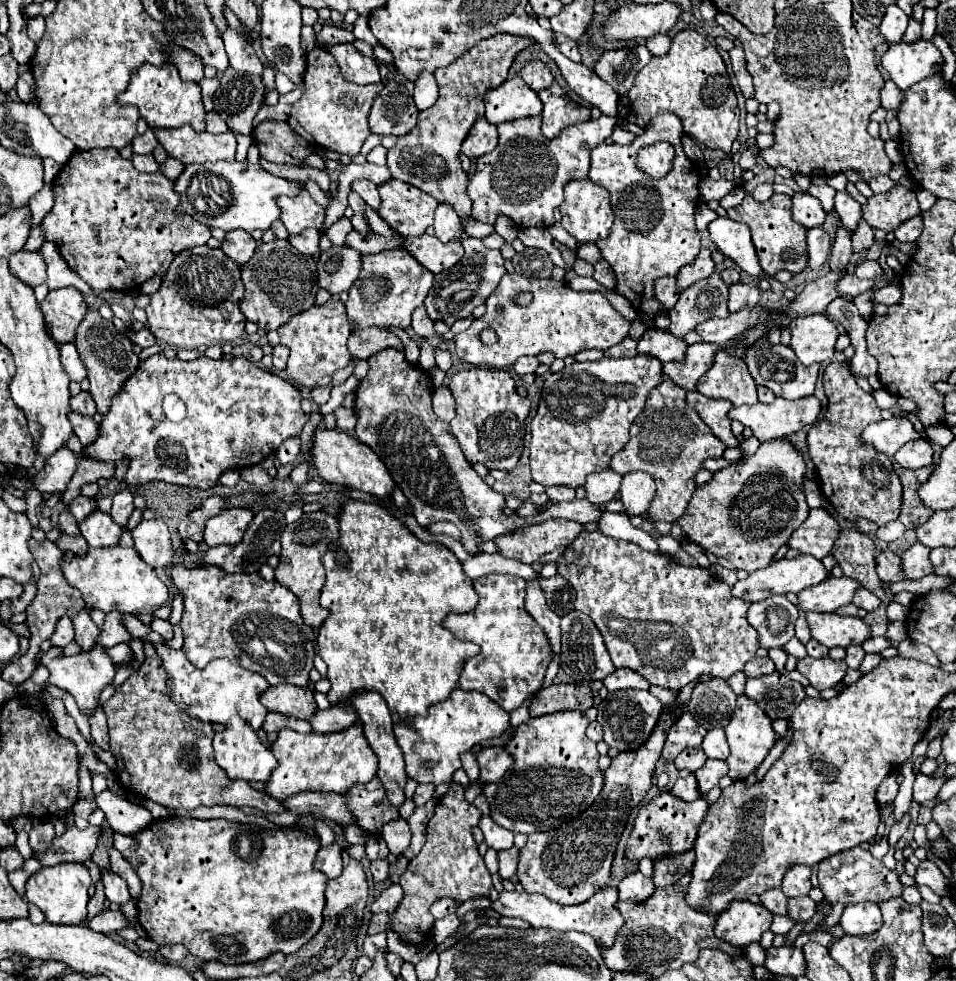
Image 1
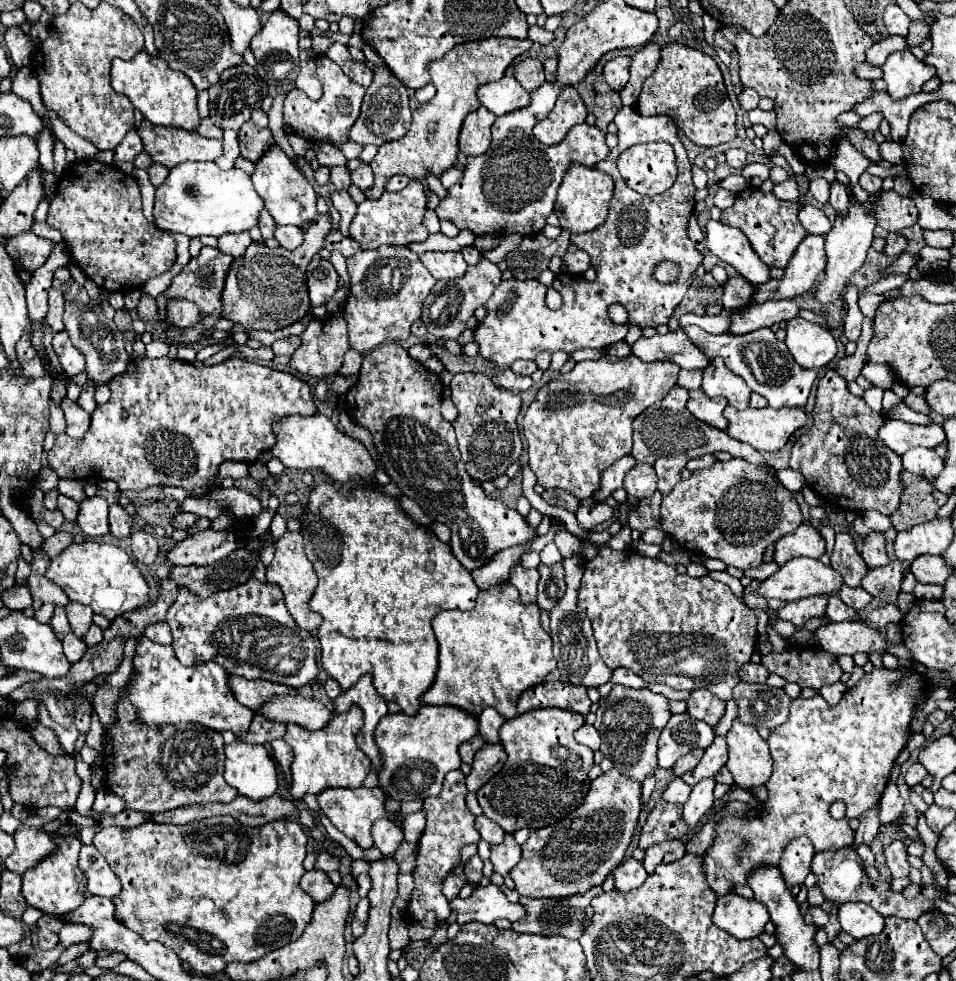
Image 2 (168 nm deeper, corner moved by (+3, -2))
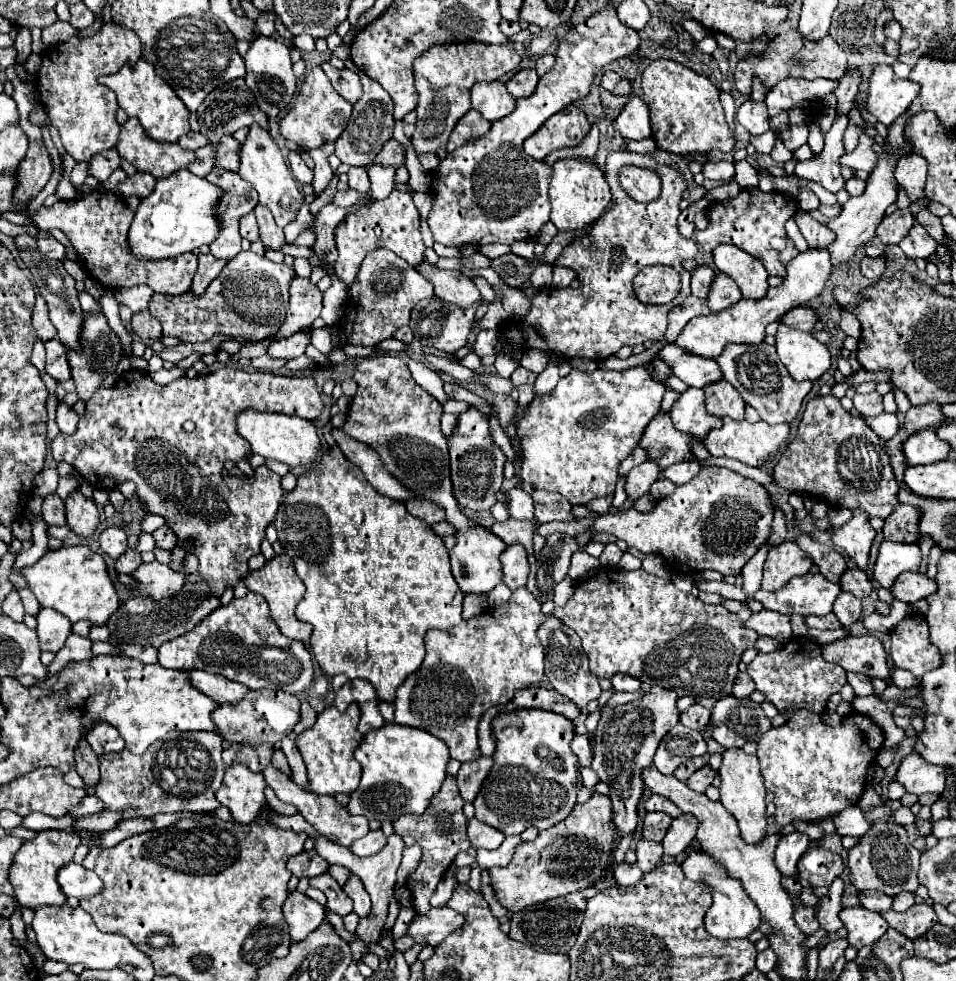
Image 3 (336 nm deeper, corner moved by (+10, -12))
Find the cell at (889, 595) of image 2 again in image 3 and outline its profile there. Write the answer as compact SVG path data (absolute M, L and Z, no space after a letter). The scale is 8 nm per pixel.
M847 569L843 575L841 575L841 589L855 595L857 599L867 599L873 591L873 585L871 585L871 579L867 577L865 571L861 569Z

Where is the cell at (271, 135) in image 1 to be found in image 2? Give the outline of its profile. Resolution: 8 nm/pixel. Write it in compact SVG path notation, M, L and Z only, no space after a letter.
M248 121L238 131L238 143L240 143L240 155L256 163L266 153L266 149L274 143L274 139L268 127L262 129L262 127L256 127L252 121Z

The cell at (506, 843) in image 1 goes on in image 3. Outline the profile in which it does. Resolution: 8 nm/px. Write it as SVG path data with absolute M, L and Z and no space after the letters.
M471 819L467 825L467 837L471 841L471 845L475 849L483 847L483 849L497 849L501 845L501 841L505 839L505 835L477 819Z

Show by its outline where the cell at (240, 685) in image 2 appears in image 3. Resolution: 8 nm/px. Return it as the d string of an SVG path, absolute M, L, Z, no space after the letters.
M191 671L191 679L193 679L193 685L201 693L211 697L219 705L239 703L249 693L249 689L245 685L229 681L229 679L219 677L219 675L209 675L207 671Z

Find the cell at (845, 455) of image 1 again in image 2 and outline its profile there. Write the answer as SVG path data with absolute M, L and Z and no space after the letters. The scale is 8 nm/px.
M832 369L820 379L816 389L816 405L812 411L814 423L802 433L790 453L790 469L802 473L808 487L814 489L824 503L842 507L846 511L876 509L892 515L900 505L904 491L900 473L900 455L892 453L880 437L878 429L884 425L884 415L872 411L862 397L848 391L846 381Z

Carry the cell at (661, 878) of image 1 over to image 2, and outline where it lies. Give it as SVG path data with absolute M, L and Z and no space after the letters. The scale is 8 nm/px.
M662 841L662 843L656 843L652 847L646 849L646 859L644 859L644 868L647 873L652 874L656 865L660 863L672 863L680 857L684 857L684 843L682 841Z

